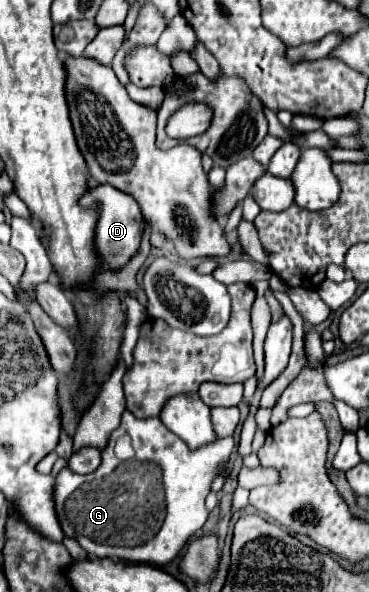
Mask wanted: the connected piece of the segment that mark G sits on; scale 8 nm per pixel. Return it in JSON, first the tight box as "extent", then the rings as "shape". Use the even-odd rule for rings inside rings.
{"extent":[53,411,235,565],"shape":[[[131,411],[123,413],[119,429],[111,433],[109,445],[103,449],[103,461],[97,471],[77,475],[65,465],[53,485],[55,513],[63,533],[75,539],[89,557],[115,557],[129,563],[165,565],[173,561],[205,525],[205,497],[211,491],[217,467],[225,463],[235,447],[234,439],[217,439],[201,451],[189,451],[161,419],[137,419]],[[123,435],[131,437],[135,455],[127,461],[115,457],[115,441]]]}

